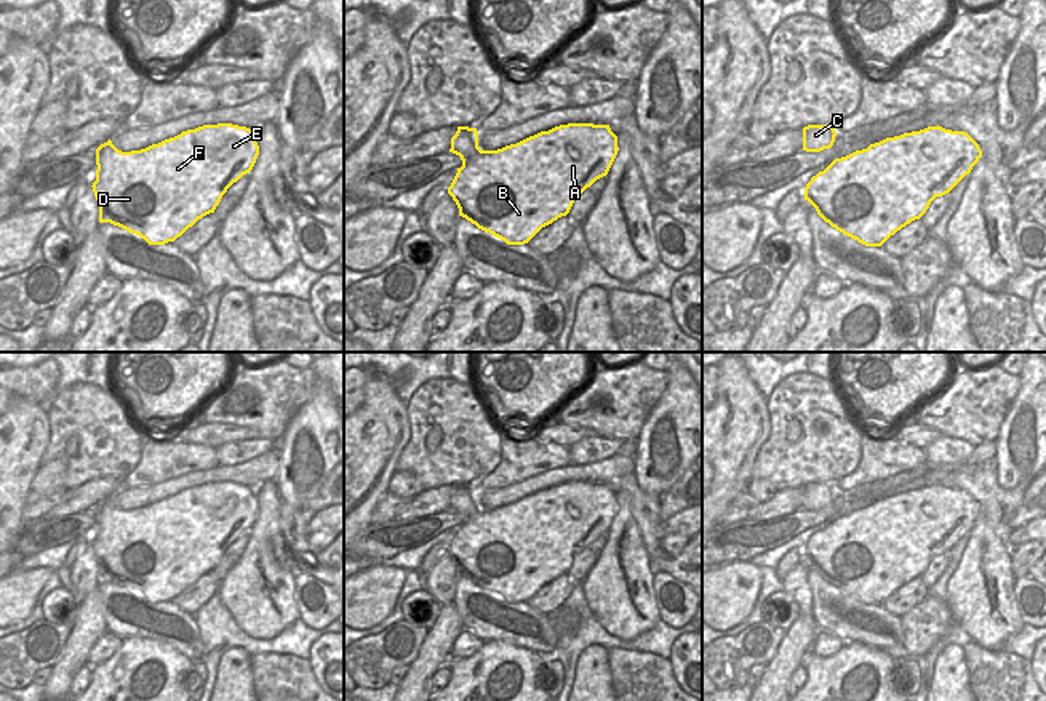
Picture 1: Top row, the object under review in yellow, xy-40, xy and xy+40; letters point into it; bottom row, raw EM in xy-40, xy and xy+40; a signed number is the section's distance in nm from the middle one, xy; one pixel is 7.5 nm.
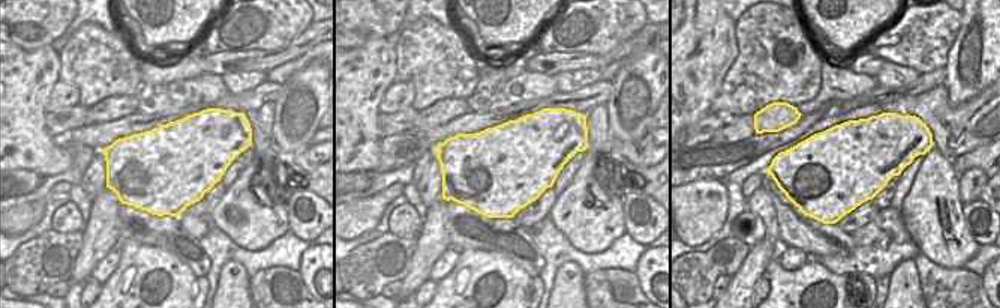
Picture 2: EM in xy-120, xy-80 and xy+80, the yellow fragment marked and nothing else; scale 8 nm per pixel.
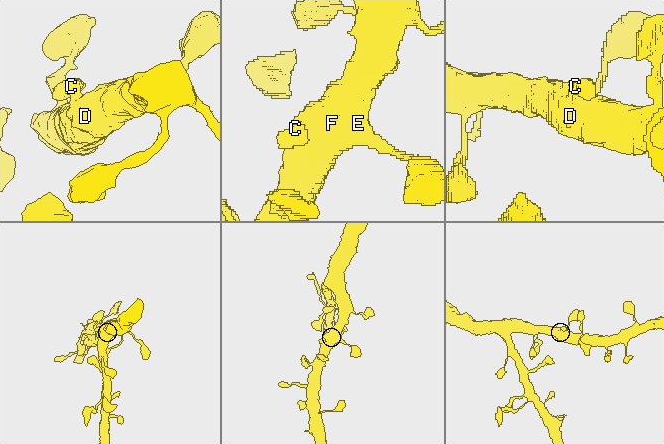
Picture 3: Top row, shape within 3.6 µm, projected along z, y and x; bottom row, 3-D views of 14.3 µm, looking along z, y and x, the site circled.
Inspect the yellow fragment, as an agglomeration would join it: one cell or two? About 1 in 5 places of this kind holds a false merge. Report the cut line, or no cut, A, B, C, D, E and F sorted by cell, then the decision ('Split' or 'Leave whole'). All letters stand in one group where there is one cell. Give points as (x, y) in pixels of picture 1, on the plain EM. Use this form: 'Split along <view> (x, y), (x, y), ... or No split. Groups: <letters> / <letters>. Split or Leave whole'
No split. Groups: A B C D E F. Leave whole

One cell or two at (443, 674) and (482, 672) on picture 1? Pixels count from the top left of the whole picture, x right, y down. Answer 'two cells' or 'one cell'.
two cells

